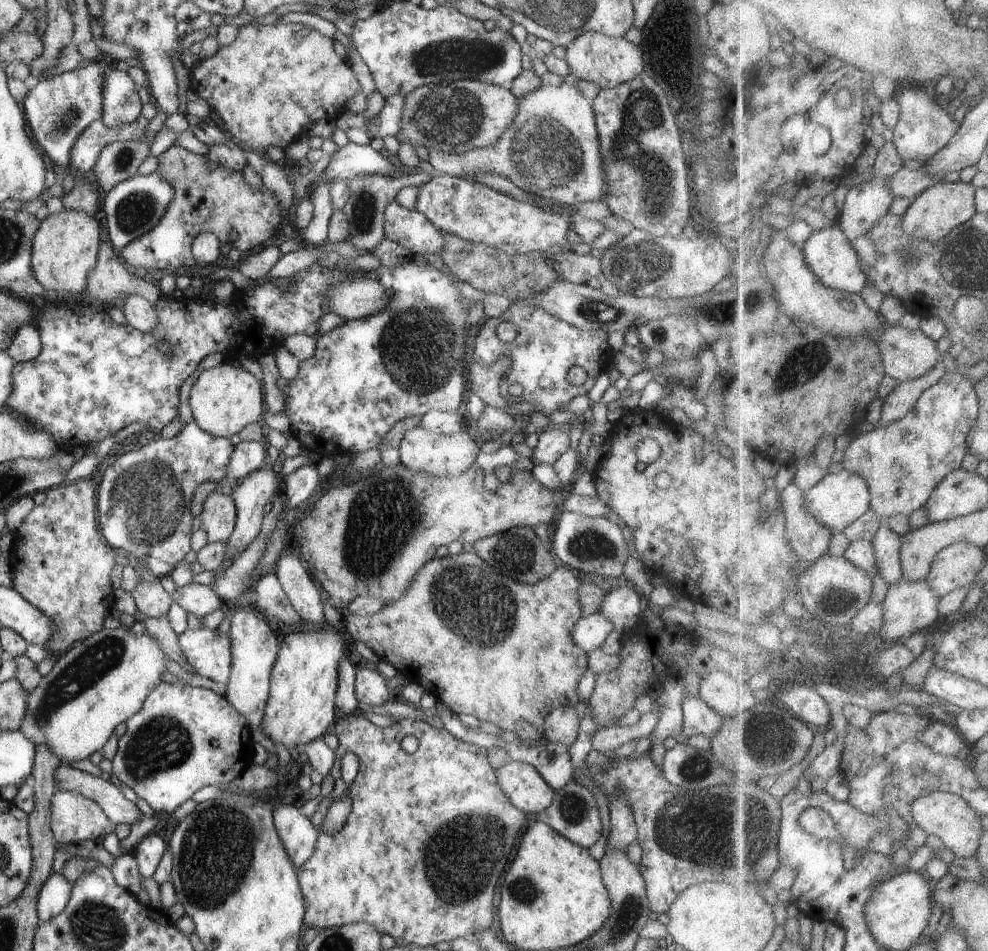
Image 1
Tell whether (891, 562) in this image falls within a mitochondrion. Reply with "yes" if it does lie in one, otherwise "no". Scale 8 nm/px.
no

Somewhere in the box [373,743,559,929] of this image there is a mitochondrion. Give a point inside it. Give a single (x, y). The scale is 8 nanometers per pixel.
(457, 867)

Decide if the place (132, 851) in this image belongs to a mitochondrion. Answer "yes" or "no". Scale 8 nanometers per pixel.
no

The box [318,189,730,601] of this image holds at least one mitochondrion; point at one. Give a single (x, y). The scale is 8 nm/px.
(366, 555)

